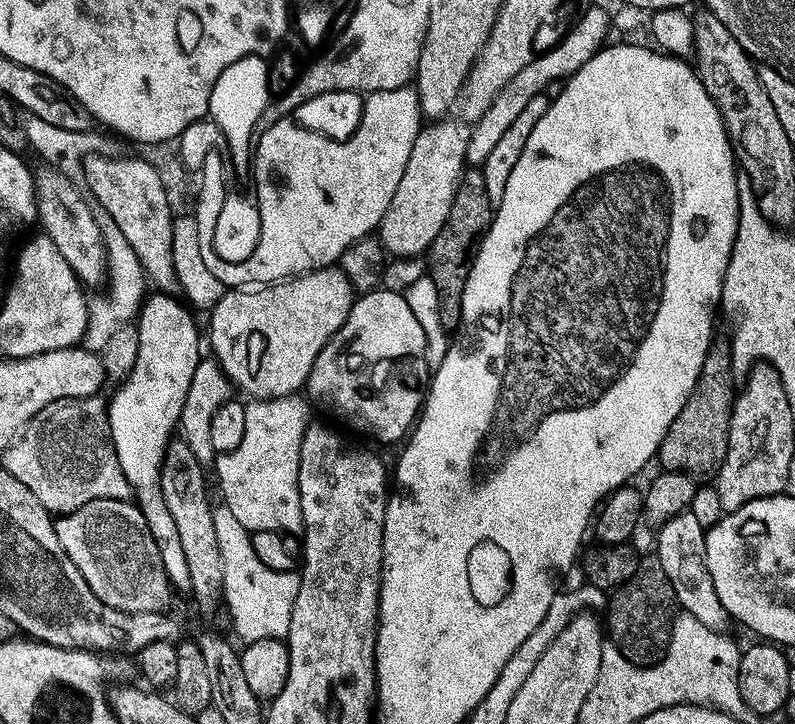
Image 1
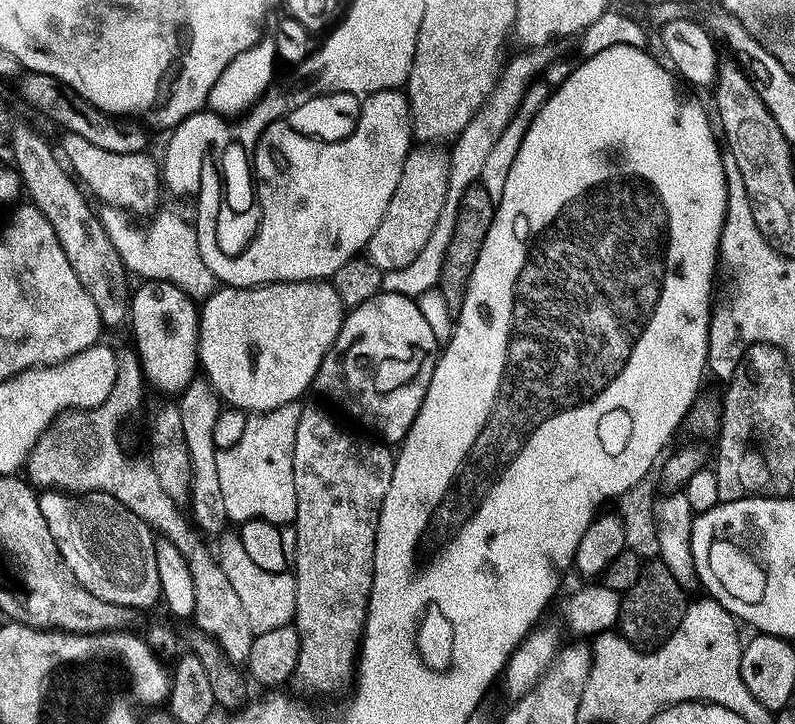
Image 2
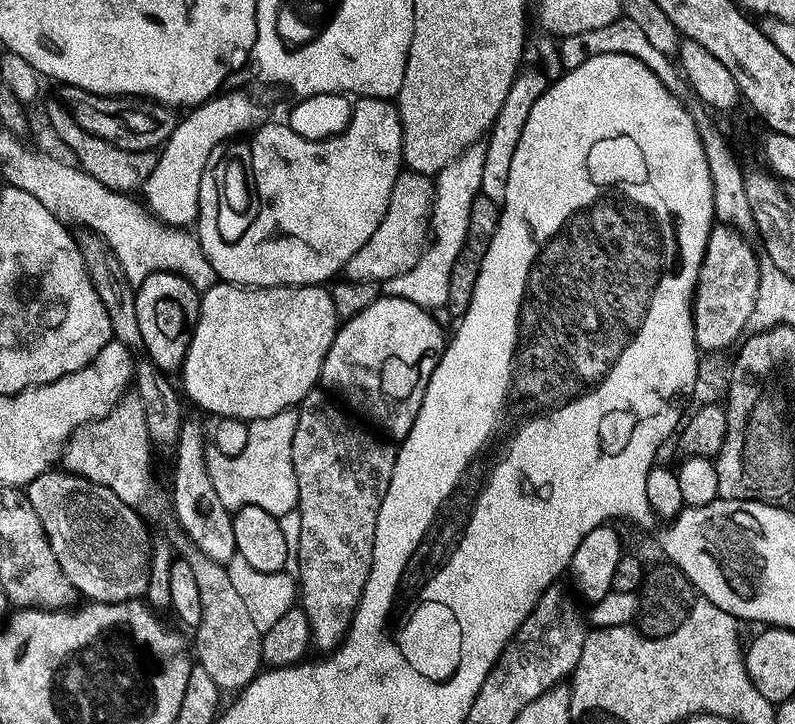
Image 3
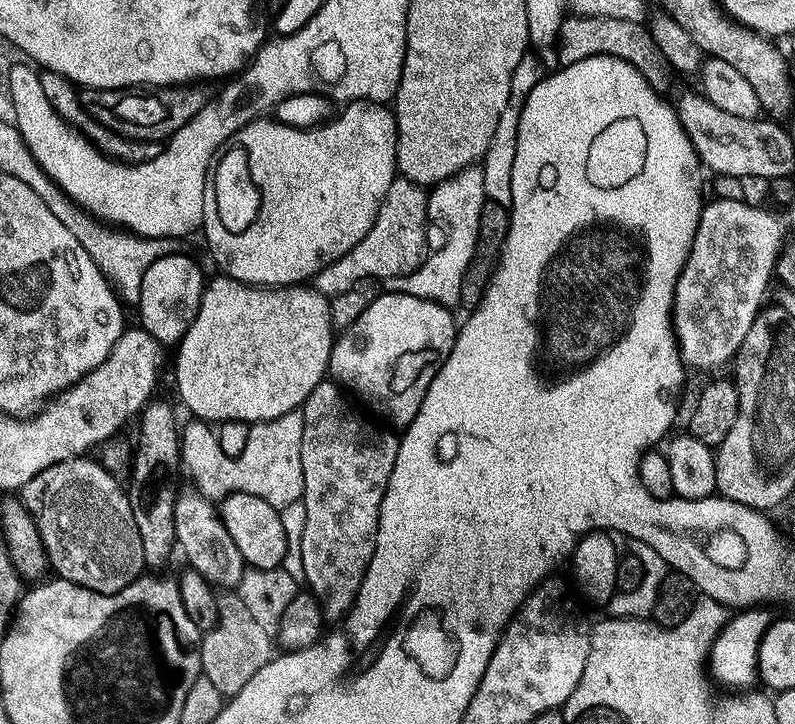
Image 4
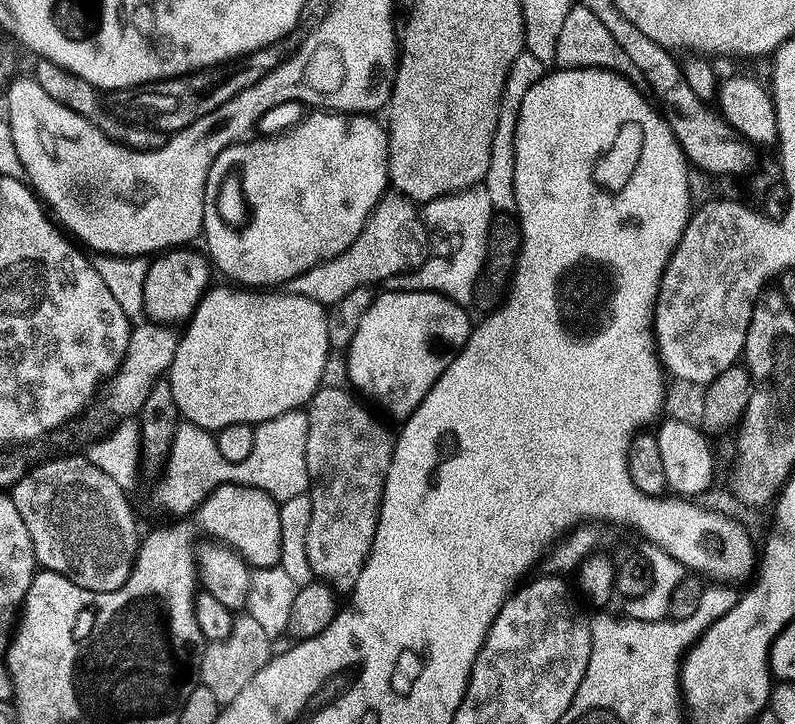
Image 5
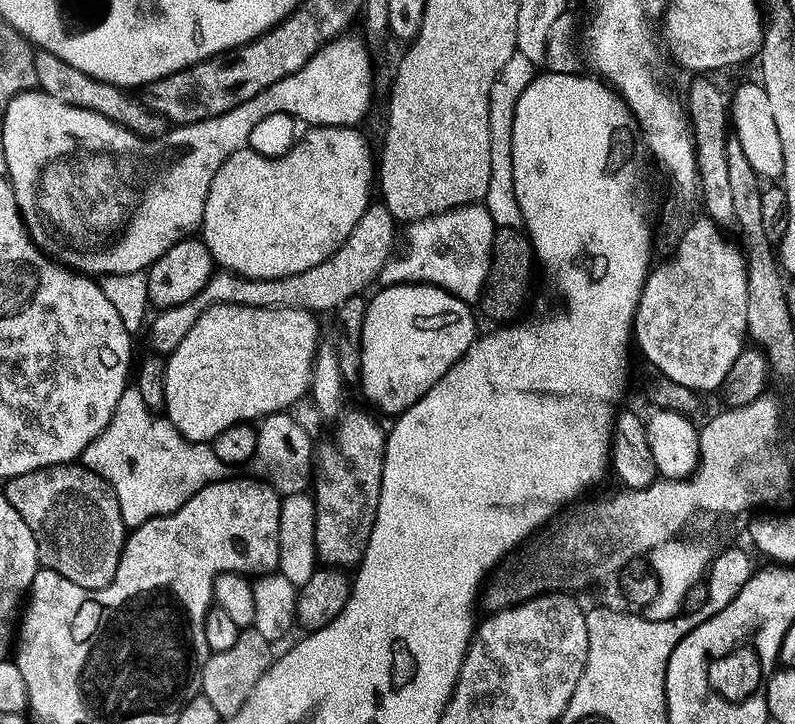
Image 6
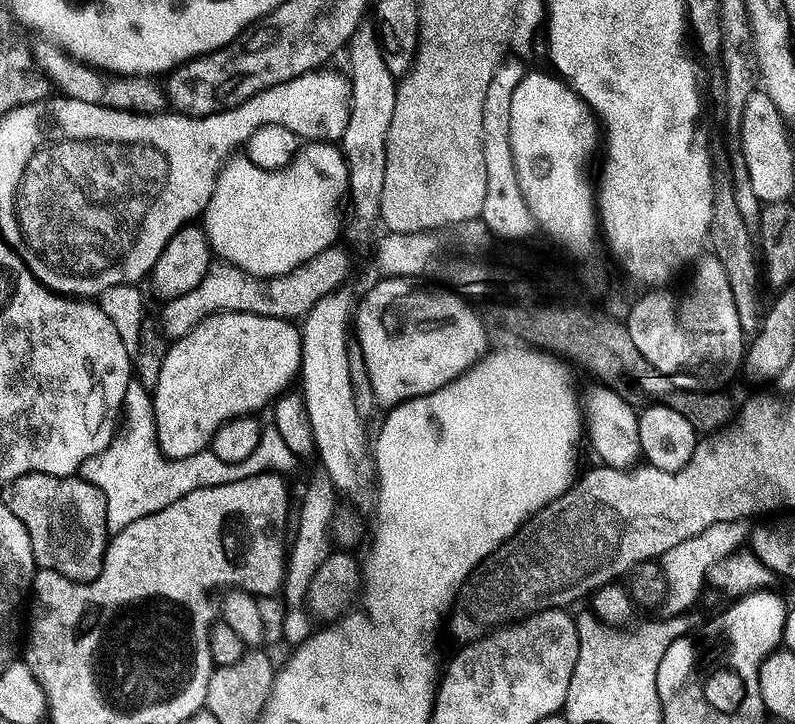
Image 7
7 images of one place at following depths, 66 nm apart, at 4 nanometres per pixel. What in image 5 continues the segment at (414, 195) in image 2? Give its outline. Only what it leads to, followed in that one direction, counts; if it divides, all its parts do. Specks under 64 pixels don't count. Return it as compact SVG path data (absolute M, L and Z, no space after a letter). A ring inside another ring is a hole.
M389 191L381 196L358 238L354 238L342 254L295 276L288 281L287 291L327 306L350 294L350 290L383 285L386 278L403 276L424 263L430 252L427 235L417 205L399 192Z

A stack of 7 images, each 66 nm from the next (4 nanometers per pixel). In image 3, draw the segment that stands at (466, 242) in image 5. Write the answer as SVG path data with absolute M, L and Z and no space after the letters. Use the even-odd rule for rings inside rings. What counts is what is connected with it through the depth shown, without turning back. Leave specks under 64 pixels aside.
M477 142L464 149L462 154L458 154L458 158L442 166L440 172L435 173L430 243L418 258L414 270L406 270L406 274L398 278L383 281L383 295L406 298L406 302L414 302L414 306L422 306L429 310L443 309L447 305L448 295L454 291L452 271L456 268L456 259L461 259L470 230L470 206L474 198L481 195L484 163L486 163L486 143Z

